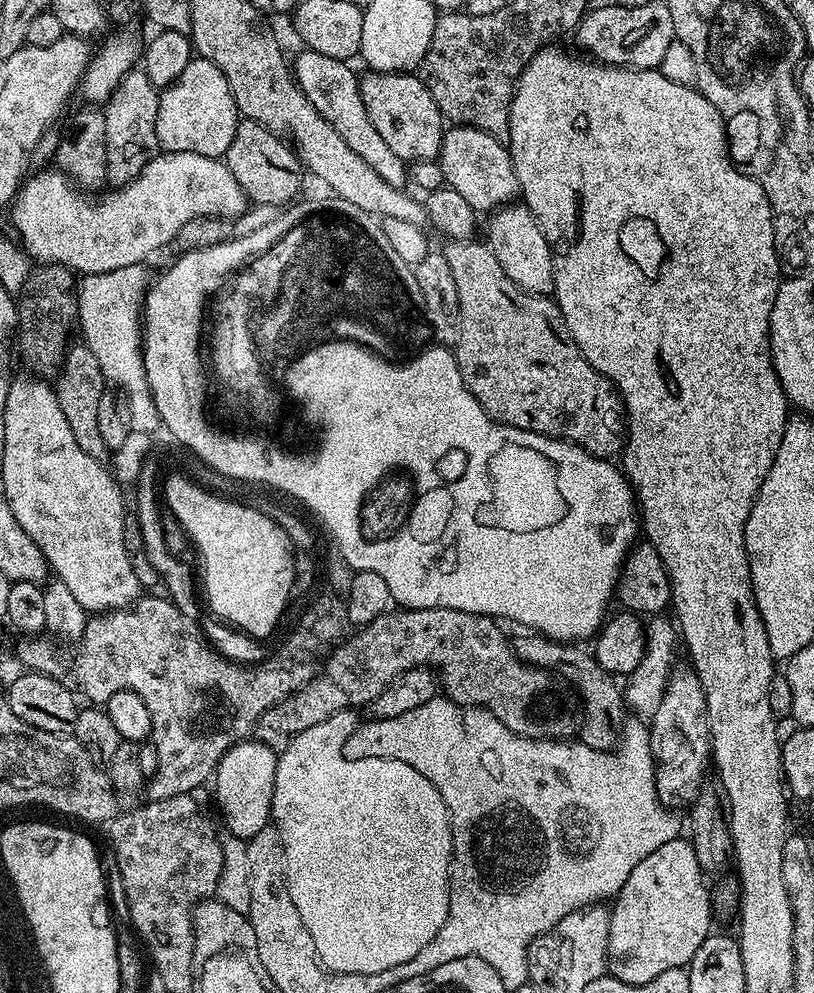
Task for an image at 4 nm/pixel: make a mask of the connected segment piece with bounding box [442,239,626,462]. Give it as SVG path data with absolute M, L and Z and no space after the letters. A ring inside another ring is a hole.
M471 239L448 240L442 248L458 289L460 323L454 337L454 355L470 394L489 418L500 424L553 436L555 440L569 440L605 462L611 461L611 456L619 457L626 439L626 417L616 387L586 362L566 330L566 318L562 318L555 299L524 292L506 278L506 270L498 266L498 258L494 258L487 243L472 243Z

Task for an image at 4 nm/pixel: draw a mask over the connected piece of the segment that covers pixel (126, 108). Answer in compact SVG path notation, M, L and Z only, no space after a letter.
M142 70L127 72L110 94L102 111L106 118L107 183L112 186L131 184L141 170L161 151L158 142L158 102L160 92Z

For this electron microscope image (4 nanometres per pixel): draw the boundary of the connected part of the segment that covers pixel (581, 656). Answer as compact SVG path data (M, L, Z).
M520 634L524 636L512 636L510 643L512 653L515 654L523 664L529 664L535 668L541 668L552 673L561 681L570 683L576 687L580 700L584 703L584 725L579 725L578 736L585 744L600 752L615 749L618 737L626 723L626 701L617 677L611 676L595 658L591 651L588 652L576 642L565 642L562 640L551 640L549 636L539 634Z

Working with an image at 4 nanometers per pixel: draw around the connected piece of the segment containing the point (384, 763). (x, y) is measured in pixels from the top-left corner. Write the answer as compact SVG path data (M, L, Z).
M349 710L330 714L326 722L318 722L318 726L310 726L310 730L302 730L293 736L285 748L277 755L277 773L274 774L271 823L280 836L284 847L284 877L290 890L290 898L294 898L294 906L298 906L298 918L310 930L310 938L314 938L316 955L319 963L329 972L353 972L354 974L374 974L382 970L390 970L390 966L398 966L402 962L410 962L410 958L420 955L422 946L430 942L442 930L448 917L448 891L444 889L444 868L452 871L452 816L448 813L446 802L442 802L442 794L412 764L403 764L397 760L368 758L364 760L347 760L344 748L348 744L350 734L358 727L357 713Z

